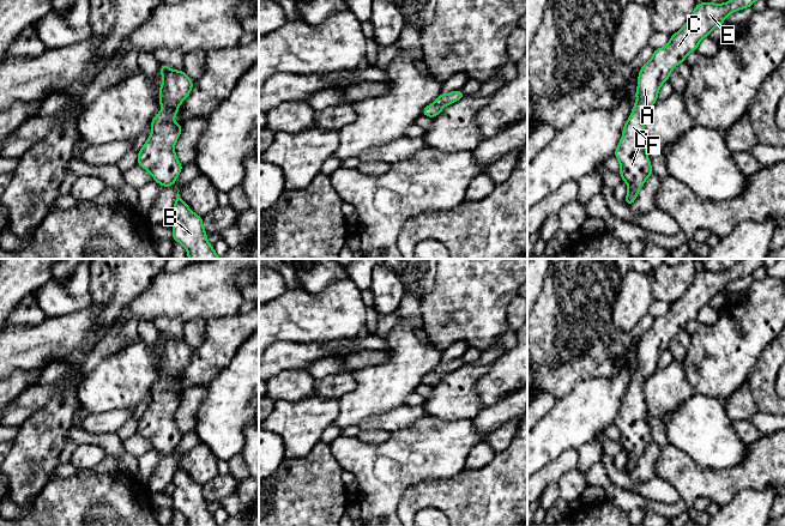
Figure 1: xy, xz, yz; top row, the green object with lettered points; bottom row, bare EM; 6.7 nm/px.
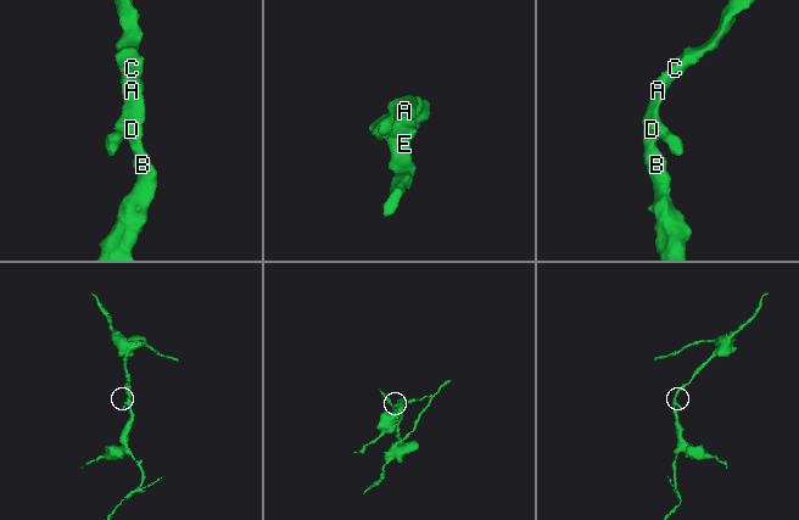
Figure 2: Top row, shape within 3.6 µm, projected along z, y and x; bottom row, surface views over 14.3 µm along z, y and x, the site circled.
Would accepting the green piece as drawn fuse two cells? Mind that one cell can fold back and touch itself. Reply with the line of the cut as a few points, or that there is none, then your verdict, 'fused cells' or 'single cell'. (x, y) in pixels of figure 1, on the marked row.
no cut; single cell

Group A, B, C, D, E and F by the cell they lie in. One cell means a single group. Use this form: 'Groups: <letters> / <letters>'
Groups: A B C D E F

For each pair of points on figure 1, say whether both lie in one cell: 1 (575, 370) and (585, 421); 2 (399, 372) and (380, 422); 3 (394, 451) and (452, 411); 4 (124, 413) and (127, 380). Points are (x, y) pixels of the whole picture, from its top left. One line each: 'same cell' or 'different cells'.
1: different cells
2: different cells
3: different cells
4: different cells

